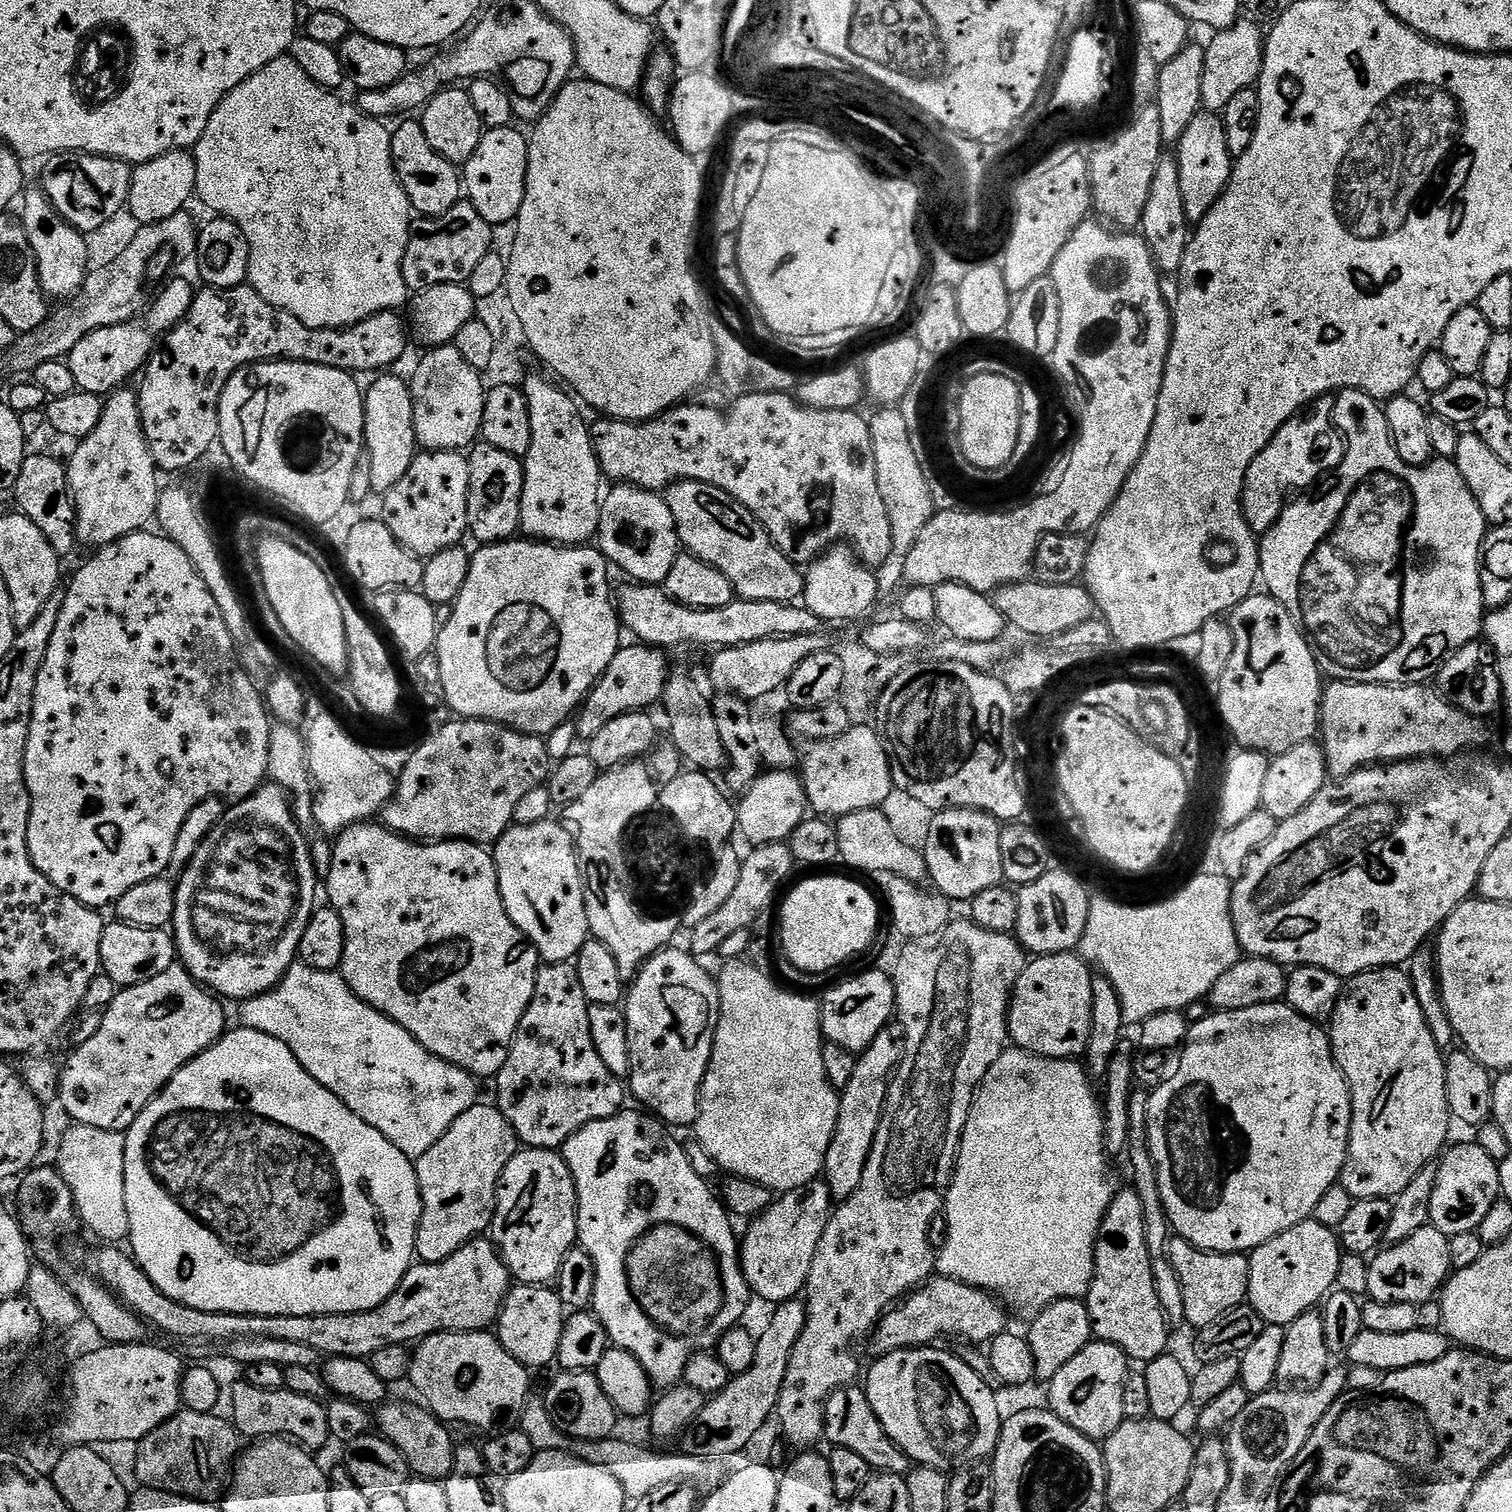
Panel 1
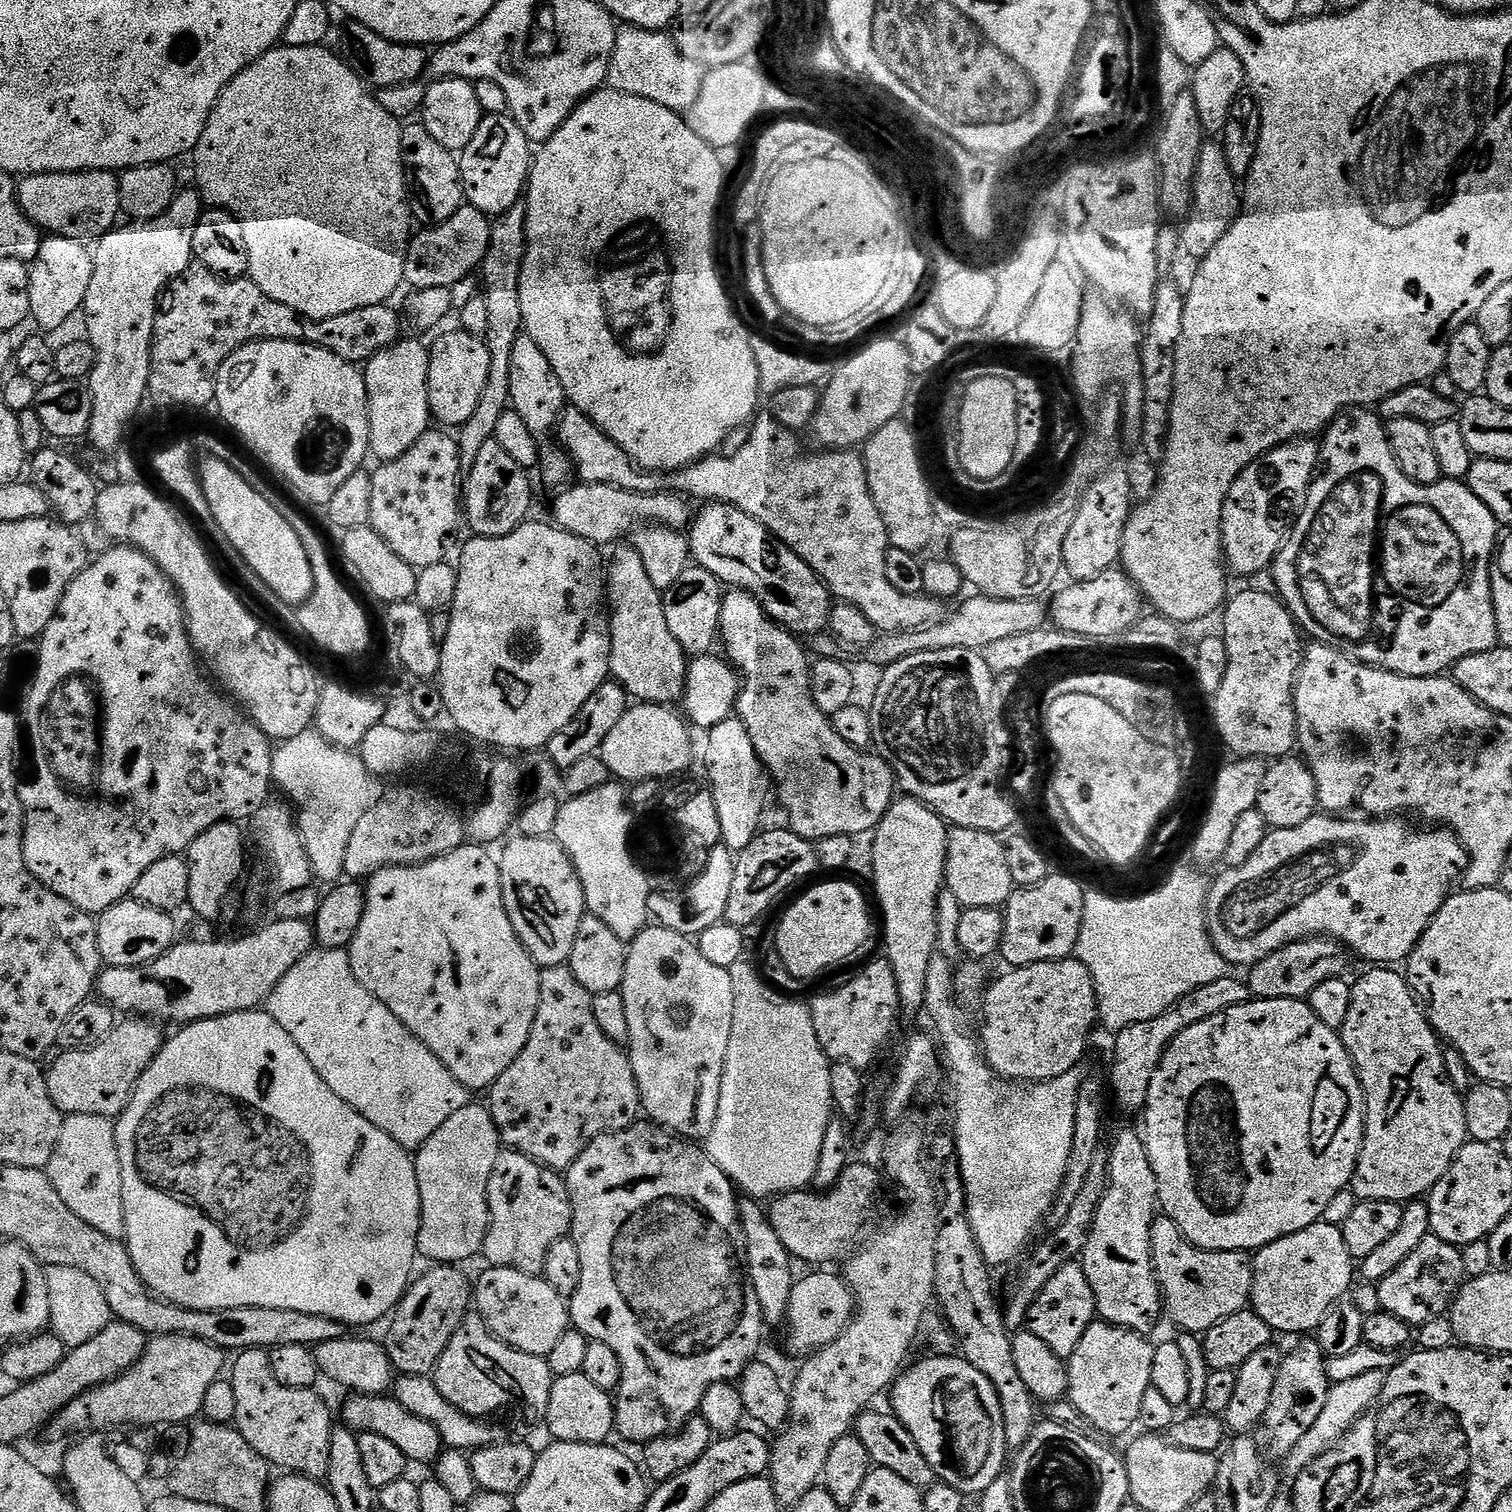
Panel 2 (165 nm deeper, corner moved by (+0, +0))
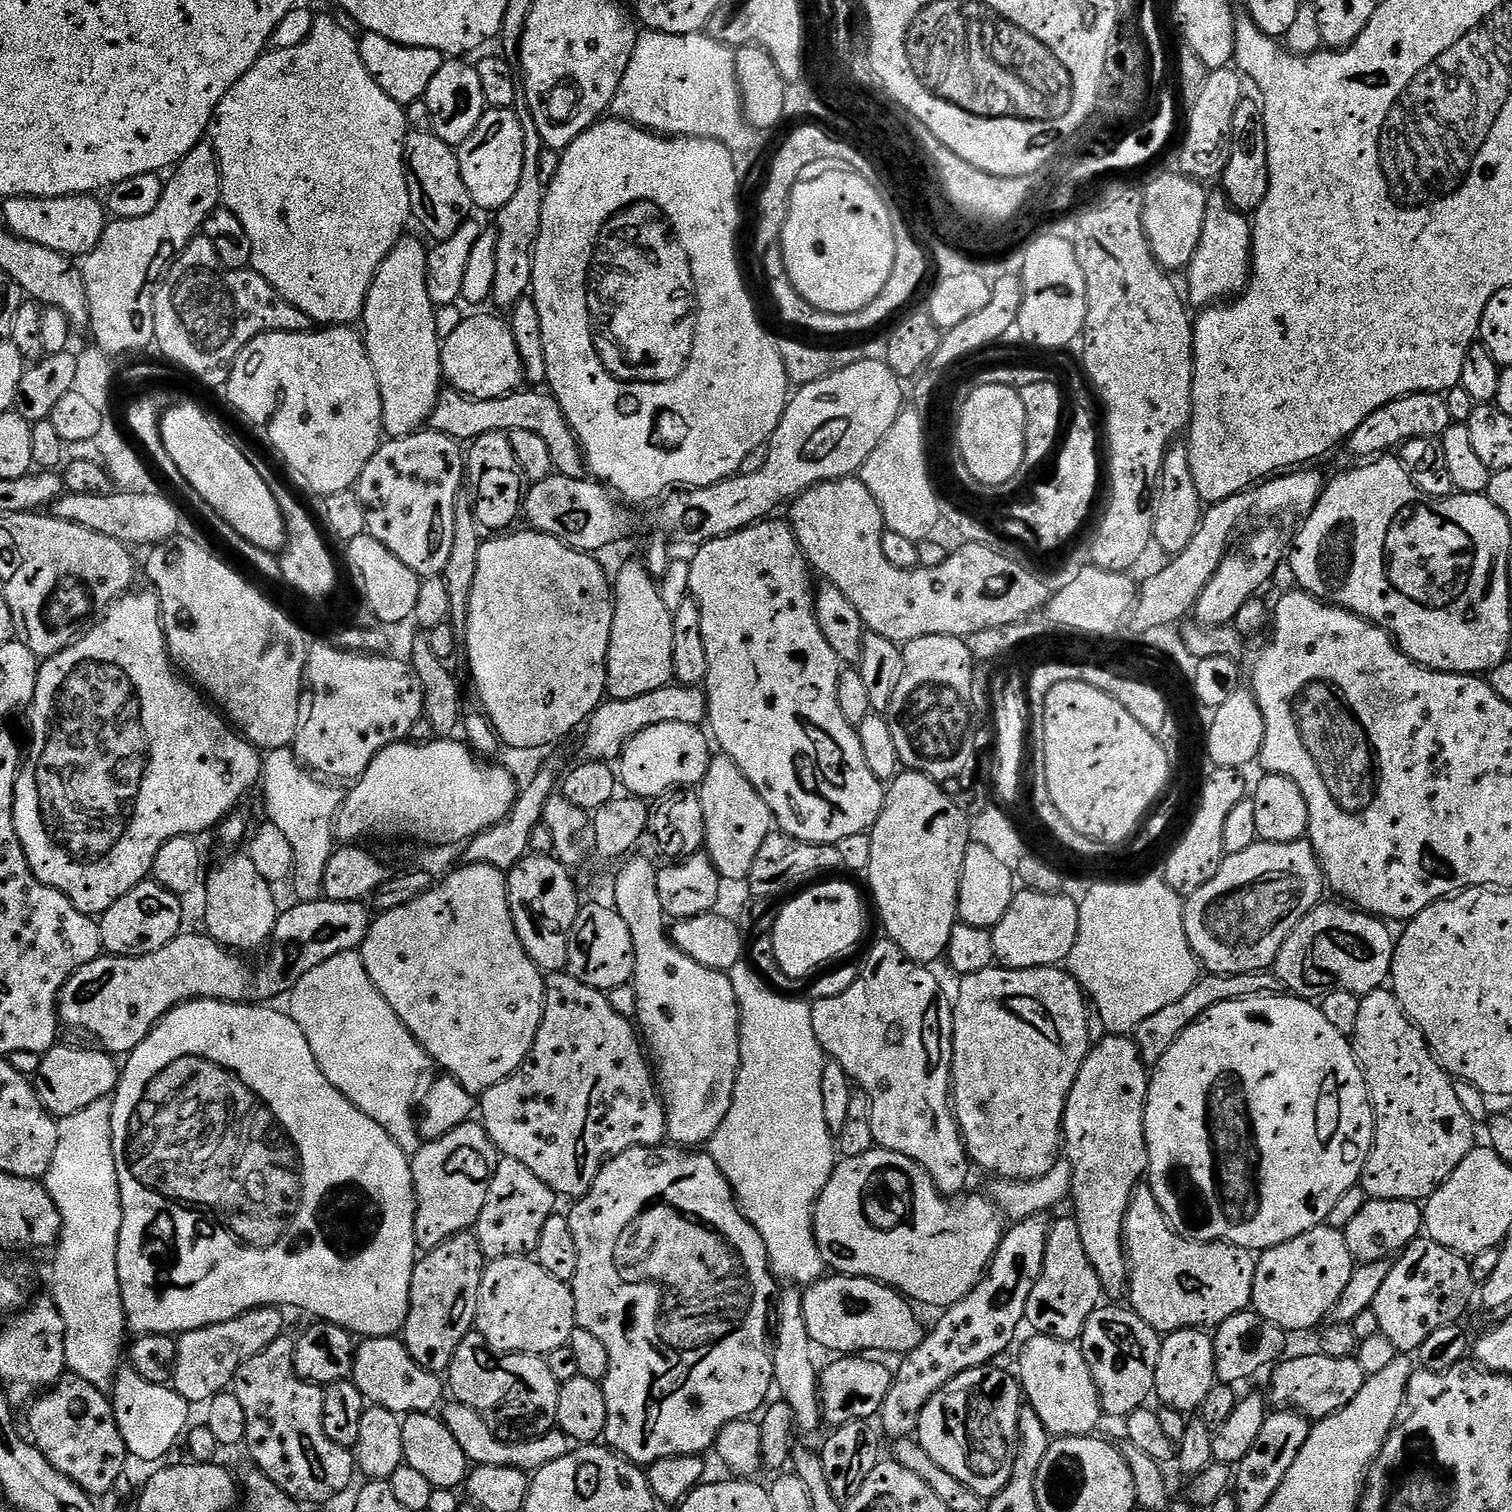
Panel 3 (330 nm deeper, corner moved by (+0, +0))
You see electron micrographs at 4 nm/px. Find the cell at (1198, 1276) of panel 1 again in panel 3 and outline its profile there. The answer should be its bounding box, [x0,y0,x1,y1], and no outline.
[1124,1186,1257,1334]

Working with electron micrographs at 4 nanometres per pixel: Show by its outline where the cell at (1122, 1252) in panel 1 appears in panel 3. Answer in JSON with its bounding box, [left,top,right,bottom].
[1062,1034,1150,1302]

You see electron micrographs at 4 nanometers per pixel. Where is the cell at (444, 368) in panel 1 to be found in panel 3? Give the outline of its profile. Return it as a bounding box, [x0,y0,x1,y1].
[440,310,525,400]

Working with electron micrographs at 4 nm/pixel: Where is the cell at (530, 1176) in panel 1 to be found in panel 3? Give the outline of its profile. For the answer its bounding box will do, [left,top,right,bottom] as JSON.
[474,1156,557,1261]

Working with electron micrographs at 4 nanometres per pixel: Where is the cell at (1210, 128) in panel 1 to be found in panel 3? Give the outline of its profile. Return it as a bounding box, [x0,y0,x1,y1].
[1186,191,1251,310]

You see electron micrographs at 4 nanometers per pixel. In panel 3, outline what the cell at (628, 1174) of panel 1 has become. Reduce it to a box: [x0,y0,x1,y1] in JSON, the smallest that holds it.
[567,1146,778,1466]

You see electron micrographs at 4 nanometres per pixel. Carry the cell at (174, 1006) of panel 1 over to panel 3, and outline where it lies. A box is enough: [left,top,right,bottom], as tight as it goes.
[34,1046,118,1118]

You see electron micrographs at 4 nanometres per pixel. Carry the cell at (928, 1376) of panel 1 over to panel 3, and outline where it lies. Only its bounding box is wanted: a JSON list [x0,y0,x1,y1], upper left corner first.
[915,1366,1022,1496]

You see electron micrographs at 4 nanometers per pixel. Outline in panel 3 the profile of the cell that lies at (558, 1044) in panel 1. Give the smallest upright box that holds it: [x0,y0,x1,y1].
[478,971,668,1202]

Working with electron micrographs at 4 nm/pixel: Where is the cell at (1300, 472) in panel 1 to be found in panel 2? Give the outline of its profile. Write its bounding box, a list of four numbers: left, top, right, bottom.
[1224,438,1321,576]

